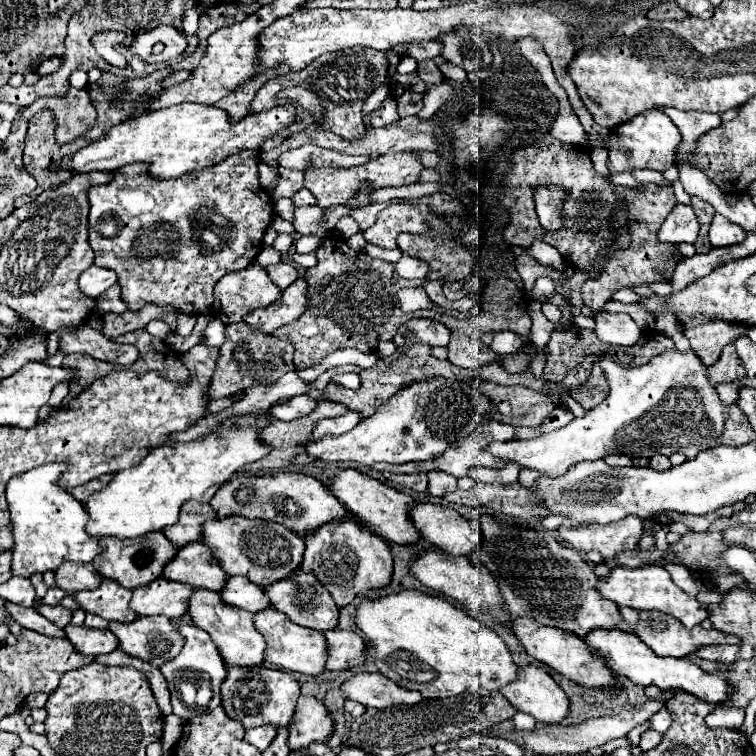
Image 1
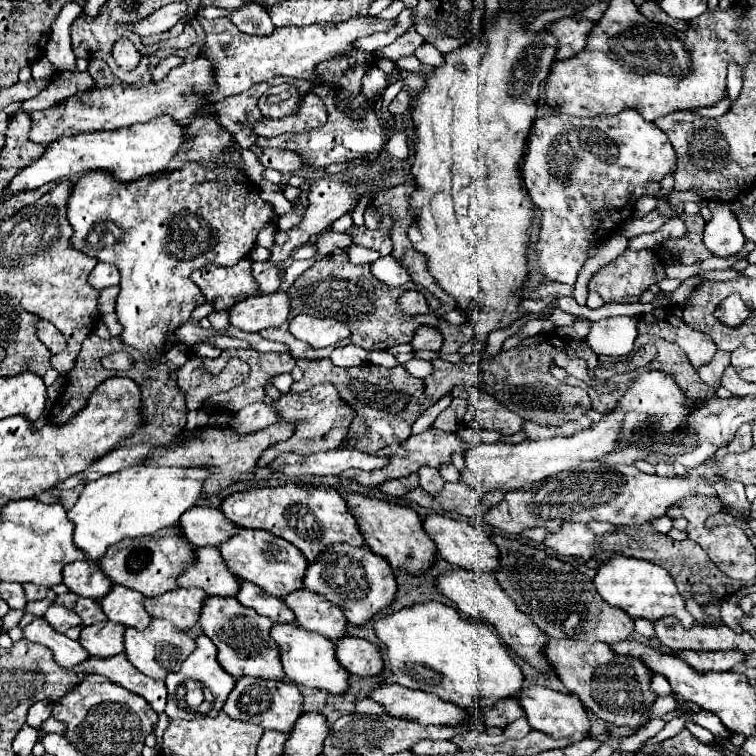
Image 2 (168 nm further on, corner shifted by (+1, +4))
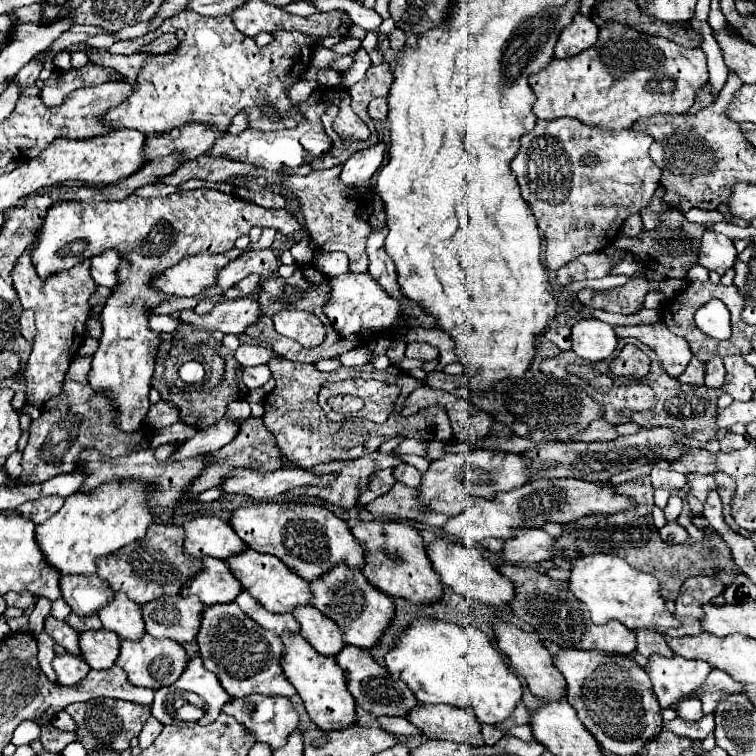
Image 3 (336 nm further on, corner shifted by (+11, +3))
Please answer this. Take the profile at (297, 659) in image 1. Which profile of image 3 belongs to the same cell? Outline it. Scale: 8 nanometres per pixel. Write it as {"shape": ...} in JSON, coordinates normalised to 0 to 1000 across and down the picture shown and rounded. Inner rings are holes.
{"shape":[[[372,839],[372,847],[374,847],[374,876],[372,876],[374,889],[380,899],[390,907],[393,918],[398,921],[411,955],[417,955],[419,963],[430,968],[456,966],[467,960],[472,955],[470,923],[459,913],[459,897],[454,886],[446,881],[443,870],[419,865],[398,839]]]}

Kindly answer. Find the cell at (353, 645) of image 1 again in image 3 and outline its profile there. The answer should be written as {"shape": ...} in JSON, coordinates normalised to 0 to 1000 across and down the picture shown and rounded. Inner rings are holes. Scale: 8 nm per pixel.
{"shape":[[[456,854],[443,868],[443,873],[456,886],[462,915],[467,918],[467,923],[472,926],[472,931],[483,942],[488,942],[491,947],[530,947],[530,950],[536,950],[544,939],[549,939],[554,934],[554,926],[541,913],[541,907],[536,902],[530,902],[528,894],[515,897],[512,884],[501,881],[493,873],[493,868],[488,865],[488,860],[478,860],[478,857],[470,857],[470,854]]]}

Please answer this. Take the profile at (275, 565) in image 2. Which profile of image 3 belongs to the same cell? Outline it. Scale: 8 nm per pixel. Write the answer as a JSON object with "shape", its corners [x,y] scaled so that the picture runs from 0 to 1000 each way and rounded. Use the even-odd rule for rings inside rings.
{"shape":[[[327,725],[324,733],[319,733],[319,738],[308,738],[308,743],[303,743],[303,751],[335,791],[340,791],[364,812],[380,812],[388,810],[393,802],[411,799],[414,786],[409,780],[409,770],[388,759],[369,738],[361,738],[358,733],[340,733],[337,728]]]}

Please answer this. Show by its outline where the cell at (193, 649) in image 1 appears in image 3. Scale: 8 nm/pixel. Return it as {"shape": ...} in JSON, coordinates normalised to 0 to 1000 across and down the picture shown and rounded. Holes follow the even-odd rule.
{"shape":[[[266,870],[250,873],[245,892],[229,905],[229,913],[258,915],[271,929],[271,958],[279,958],[292,944],[292,937],[306,929],[306,921],[295,913],[287,894],[271,886]]]}

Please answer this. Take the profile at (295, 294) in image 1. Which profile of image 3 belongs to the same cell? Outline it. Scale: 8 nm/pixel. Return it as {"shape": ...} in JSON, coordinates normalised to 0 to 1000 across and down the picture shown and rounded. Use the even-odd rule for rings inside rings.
{"shape":[[[319,394],[319,397],[303,397],[303,399],[290,399],[282,405],[279,413],[263,418],[255,410],[239,410],[226,415],[229,421],[255,429],[266,437],[290,437],[295,442],[319,442],[327,431],[340,426],[345,418],[345,410],[337,397],[332,394]]]}

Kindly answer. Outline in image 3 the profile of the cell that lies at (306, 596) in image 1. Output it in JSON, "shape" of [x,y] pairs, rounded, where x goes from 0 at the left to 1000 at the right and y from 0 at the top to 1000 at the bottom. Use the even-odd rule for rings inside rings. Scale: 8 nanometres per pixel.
{"shape":[[[396,802],[388,807],[388,815],[398,825],[398,841],[427,868],[446,868],[456,849],[454,836],[446,825],[440,825],[435,817],[430,817],[422,807],[414,802]]]}

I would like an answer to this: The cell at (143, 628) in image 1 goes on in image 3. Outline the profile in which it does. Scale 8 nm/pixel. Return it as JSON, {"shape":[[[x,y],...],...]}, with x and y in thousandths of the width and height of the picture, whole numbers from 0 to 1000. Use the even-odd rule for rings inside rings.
{"shape":[[[192,839],[187,849],[160,847],[160,865],[155,870],[155,878],[168,889],[171,902],[176,907],[200,910],[200,913],[210,913],[216,907],[229,907],[229,902],[247,884],[247,876],[250,876],[250,870],[247,870],[242,854],[234,854],[234,849],[229,849],[224,844],[202,844],[197,839]]]}

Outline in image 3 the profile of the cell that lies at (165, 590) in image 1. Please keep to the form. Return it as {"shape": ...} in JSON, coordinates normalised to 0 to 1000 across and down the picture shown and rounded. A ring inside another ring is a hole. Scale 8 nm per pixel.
{"shape":[[[218,788],[187,804],[194,839],[224,844],[237,852],[258,847],[271,807],[266,794],[255,788]]]}

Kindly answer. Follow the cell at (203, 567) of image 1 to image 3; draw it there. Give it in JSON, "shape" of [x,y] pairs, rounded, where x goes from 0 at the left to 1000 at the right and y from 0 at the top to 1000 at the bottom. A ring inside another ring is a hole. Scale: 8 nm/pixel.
{"shape":[[[269,738],[271,749],[266,751],[263,759],[258,759],[247,775],[239,780],[242,788],[263,788],[263,794],[271,802],[282,799],[303,799],[308,796],[321,775],[319,770],[308,762],[306,751],[300,743],[287,743],[284,738]]]}

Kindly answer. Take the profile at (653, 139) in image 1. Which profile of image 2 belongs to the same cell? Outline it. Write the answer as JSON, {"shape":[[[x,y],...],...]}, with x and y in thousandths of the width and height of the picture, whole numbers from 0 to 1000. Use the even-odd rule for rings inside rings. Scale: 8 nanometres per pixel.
{"shape":[[[827,144],[819,152],[798,152],[798,155],[784,155],[784,157],[782,155],[755,155],[755,152],[726,152],[726,155],[710,157],[708,165],[705,165],[705,173],[700,179],[700,200],[697,200],[697,208],[694,208],[692,239],[694,239],[694,247],[697,247],[705,269],[710,271],[710,276],[716,282],[716,306],[713,306],[713,319],[708,324],[713,358],[724,369],[729,369],[729,372],[761,377],[763,364],[766,364],[766,358],[771,356],[771,351],[776,345],[776,329],[782,324],[803,316],[802,312],[806,312],[806,306],[811,306],[816,298],[821,298],[819,292],[835,287],[835,282],[837,282],[835,271],[840,271],[843,261],[853,258],[853,242],[858,242],[858,239],[874,239],[882,229],[890,229],[890,226],[893,226],[893,200],[890,200],[882,179],[866,163],[851,157],[851,152],[845,147],[840,147],[840,144]]]}

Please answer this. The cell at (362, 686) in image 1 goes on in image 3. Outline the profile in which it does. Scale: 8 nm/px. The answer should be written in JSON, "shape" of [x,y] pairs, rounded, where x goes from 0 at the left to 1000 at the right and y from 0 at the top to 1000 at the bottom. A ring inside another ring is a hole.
{"shape":[[[557,931],[552,942],[541,944],[541,955],[546,955],[554,966],[560,966],[565,976],[639,987],[636,958],[618,939],[607,939],[589,931],[583,934]]]}

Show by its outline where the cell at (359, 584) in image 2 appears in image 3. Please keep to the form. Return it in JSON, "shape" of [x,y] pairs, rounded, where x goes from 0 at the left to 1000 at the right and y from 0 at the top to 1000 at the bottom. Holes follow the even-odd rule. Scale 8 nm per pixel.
{"shape":[[[443,749],[438,759],[430,759],[427,765],[411,772],[411,783],[414,783],[411,799],[454,833],[456,852],[480,860],[493,860],[504,852],[504,841],[517,828],[522,815],[522,799],[517,796],[517,791],[504,786],[493,772],[488,772],[488,767],[478,759],[478,754]]]}

